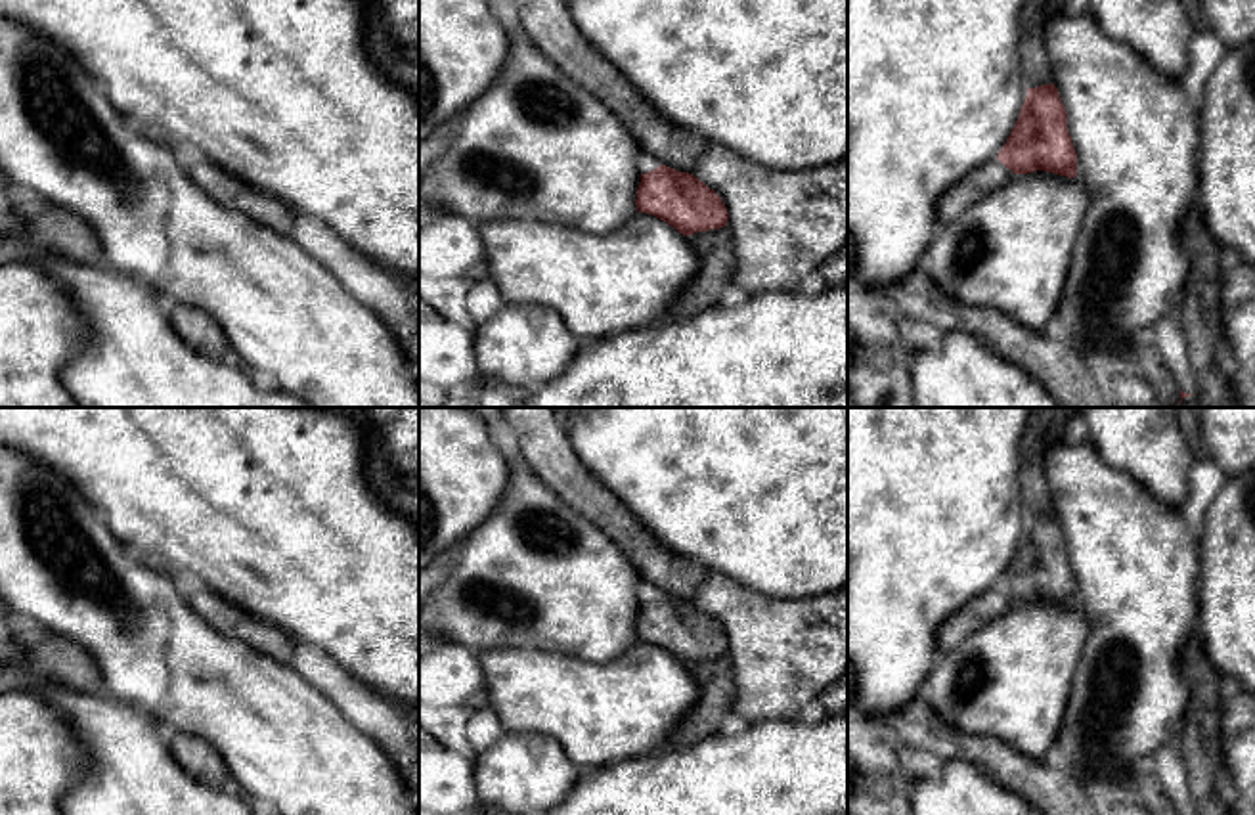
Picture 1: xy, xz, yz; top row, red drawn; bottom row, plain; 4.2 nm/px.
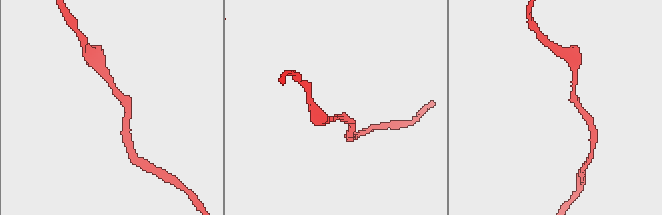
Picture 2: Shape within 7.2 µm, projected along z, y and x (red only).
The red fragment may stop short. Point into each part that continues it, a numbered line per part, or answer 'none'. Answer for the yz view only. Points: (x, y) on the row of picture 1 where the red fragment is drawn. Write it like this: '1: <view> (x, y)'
1: yz (976, 184)

